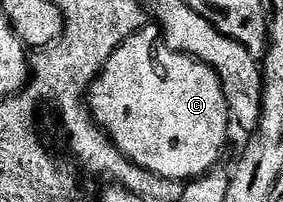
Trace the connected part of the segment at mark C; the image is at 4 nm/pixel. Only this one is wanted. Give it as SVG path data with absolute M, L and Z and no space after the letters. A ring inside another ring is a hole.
M148 25L143 30L138 31L133 37L129 37L116 49L113 57L109 57L105 69L95 78L95 82L91 84L91 90L89 92L89 114L92 120L99 124L103 134L111 140L111 144L129 162L137 164L141 169L145 169L149 173L159 175L162 179L173 179L176 181L200 179L208 171L220 166L219 158L222 157L223 146L227 143L227 119L229 123L229 112L227 110L227 98L219 80L219 74L209 65L200 63L197 59L192 59L190 55L182 55L179 51L169 49L169 45L163 40L158 26L155 25Z

